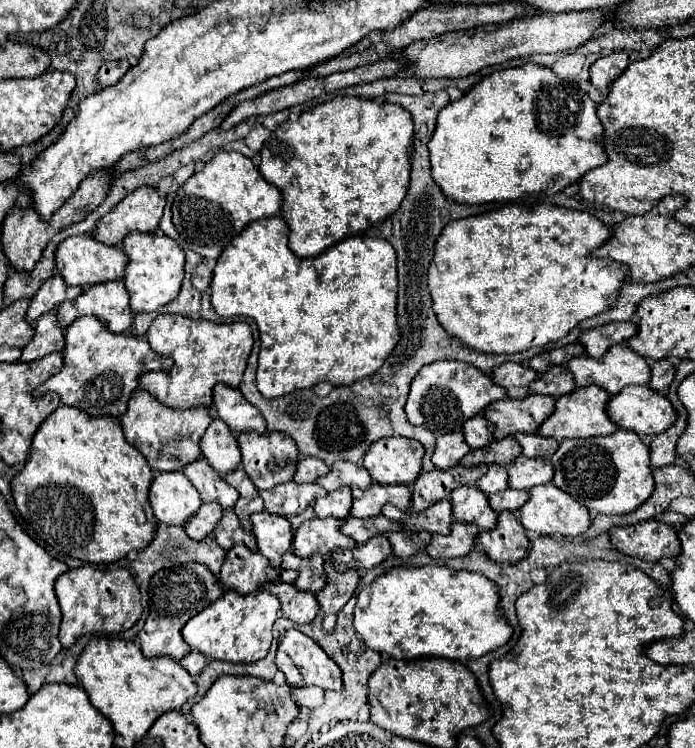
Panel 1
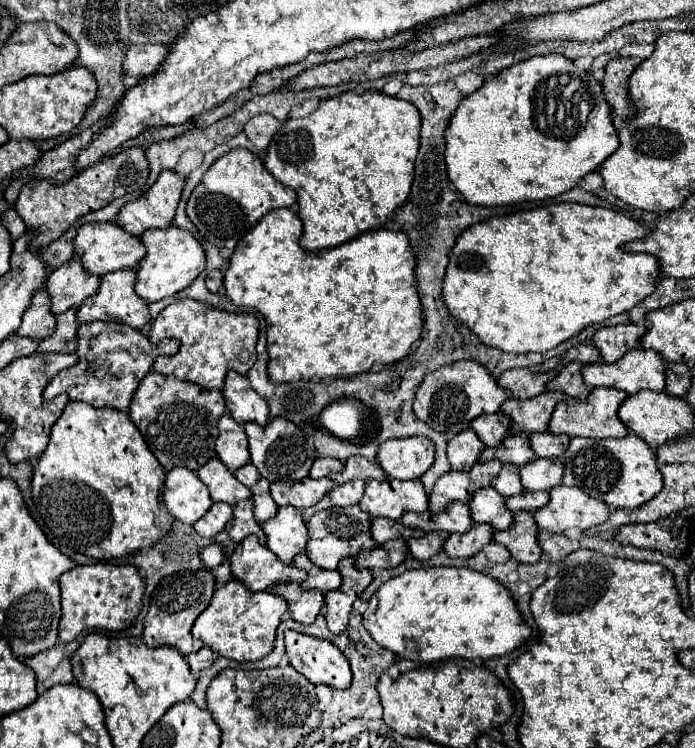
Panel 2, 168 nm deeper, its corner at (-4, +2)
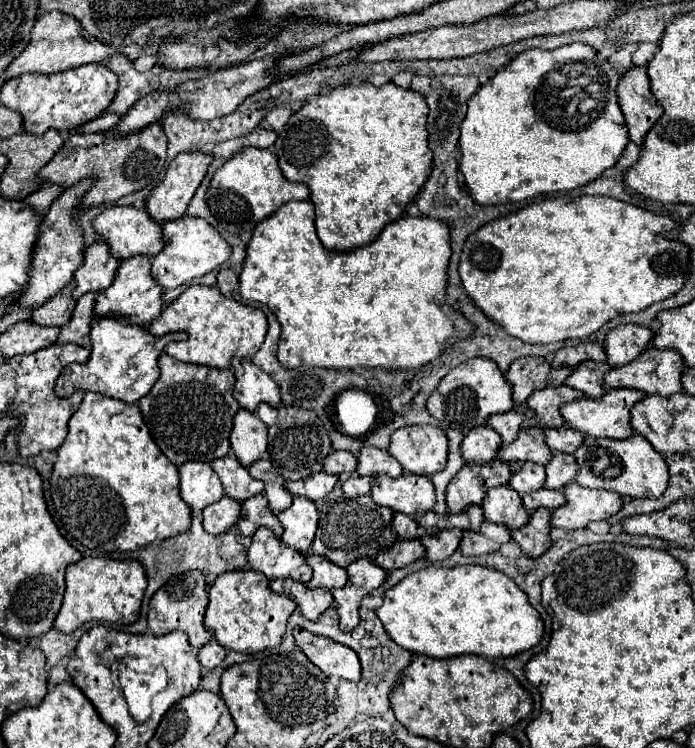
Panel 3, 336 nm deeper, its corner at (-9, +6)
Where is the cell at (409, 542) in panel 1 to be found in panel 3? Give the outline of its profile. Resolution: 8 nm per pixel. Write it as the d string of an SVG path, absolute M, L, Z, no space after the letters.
M454 528L454 530L442 530L436 536L424 536L420 538L420 542L426 548L426 558L430 562L438 562L448 558L458 548L460 538L462 538L462 530Z

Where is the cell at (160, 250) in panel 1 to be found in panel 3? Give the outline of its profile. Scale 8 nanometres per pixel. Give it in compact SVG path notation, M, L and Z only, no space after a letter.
M182 216L162 224L162 240L164 248L152 258L152 278L166 290L204 276L230 258L230 246L226 240L202 218Z

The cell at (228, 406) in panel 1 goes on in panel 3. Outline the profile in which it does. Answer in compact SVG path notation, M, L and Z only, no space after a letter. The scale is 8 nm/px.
M234 358L232 372L236 376L234 398L238 400L240 408L248 412L256 412L258 404L262 402L270 404L272 408L280 406L278 384L266 372L262 372L256 364L252 364L252 360Z

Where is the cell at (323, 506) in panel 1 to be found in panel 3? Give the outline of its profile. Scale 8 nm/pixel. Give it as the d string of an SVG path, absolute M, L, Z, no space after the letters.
M352 474L352 476L342 484L342 490L344 490L344 494L346 494L348 498L356 498L356 496L370 494L370 490L372 490L372 478Z

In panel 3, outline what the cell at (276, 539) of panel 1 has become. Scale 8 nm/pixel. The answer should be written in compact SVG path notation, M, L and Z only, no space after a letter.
M294 498L292 506L278 514L278 520L284 528L280 540L302 554L310 554L312 540L318 528L318 512L314 502L304 498Z

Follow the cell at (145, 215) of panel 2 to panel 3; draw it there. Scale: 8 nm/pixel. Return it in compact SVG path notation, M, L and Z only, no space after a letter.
M184 152L184 154L176 156L176 158L170 162L170 166L168 166L162 184L158 184L158 186L150 192L150 196L148 196L148 200L146 200L146 210L148 210L148 214L150 214L158 224L164 224L164 222L168 222L168 220L174 220L174 218L184 216L184 212L186 212L186 208L188 208L188 204L190 204L190 198L194 196L196 188L200 186L202 178L204 178L204 174L206 174L206 170L208 170L208 166L210 166L210 162L212 162L212 156L210 156L210 154Z

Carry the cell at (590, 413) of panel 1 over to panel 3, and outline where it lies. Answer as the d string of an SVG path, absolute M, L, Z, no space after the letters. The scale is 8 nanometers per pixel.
M616 388L608 390L602 398L592 400L592 398L580 398L576 402L568 402L560 408L560 414L566 422L566 426L576 428L578 432L592 436L592 438L628 438L634 434L630 426L630 408L642 400L646 394L640 390L626 390L626 388Z

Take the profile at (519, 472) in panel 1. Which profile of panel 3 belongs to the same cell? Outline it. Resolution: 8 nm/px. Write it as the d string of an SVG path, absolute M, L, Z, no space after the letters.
M554 452L552 460L544 466L546 468L546 482L544 488L550 490L560 490L566 484L570 484L578 472L578 464L574 460L572 454L562 454L562 452Z

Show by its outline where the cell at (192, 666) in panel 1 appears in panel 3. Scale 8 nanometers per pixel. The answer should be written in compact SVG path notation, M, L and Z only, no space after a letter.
M214 638L206 646L202 646L198 650L198 660L200 660L200 664L204 668L216 668L216 666L220 666L220 662L224 660L224 656L226 656L226 650Z

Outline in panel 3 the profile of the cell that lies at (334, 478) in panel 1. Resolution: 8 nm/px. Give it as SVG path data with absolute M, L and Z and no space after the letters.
M364 446L358 454L358 466L356 466L358 476L374 476L374 474L388 474L392 478L398 478L402 474L402 466L386 452L380 448Z

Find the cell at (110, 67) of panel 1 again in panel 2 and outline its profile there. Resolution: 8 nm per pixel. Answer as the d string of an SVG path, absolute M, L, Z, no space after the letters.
M137 44L127 50L127 56L123 60L123 72L133 74L139 78L147 78L153 72L159 70L159 66L165 62L169 54L167 44Z

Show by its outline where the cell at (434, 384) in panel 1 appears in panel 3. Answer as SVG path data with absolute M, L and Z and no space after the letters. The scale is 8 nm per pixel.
M472 358L454 370L450 370L432 396L426 402L428 412L446 428L456 428L460 432L470 432L476 426L482 426L488 416L502 414L512 410L512 388L506 382L498 366L488 358Z

